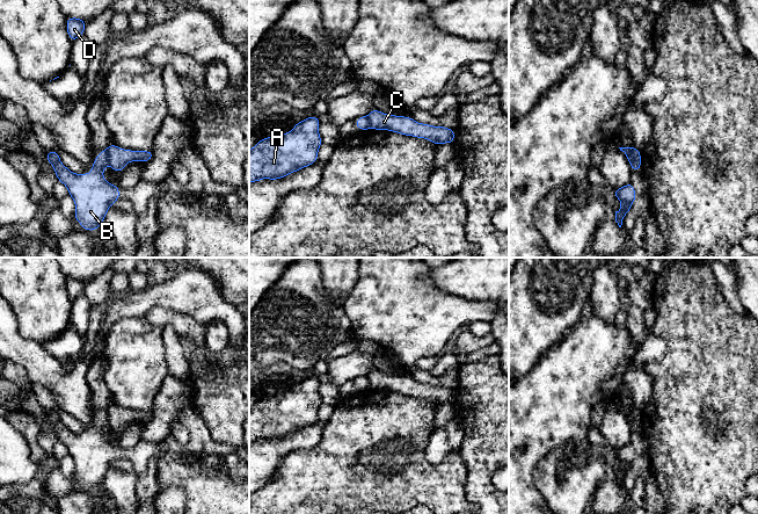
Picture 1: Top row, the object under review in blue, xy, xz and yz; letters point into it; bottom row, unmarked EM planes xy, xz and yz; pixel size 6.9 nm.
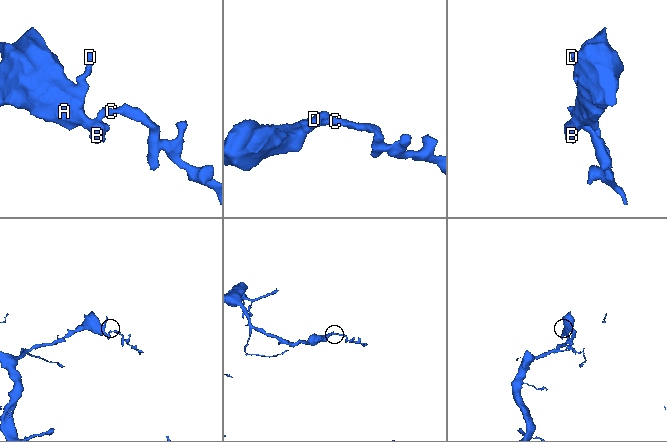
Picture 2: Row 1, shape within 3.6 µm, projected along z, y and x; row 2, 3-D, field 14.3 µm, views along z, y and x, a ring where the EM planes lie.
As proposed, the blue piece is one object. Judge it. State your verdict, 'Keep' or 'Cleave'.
Cleave

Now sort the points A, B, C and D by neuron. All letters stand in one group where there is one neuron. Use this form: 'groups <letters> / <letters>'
groups A B D / C

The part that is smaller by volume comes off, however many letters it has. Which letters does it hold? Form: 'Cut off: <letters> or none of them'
Cut off: C

